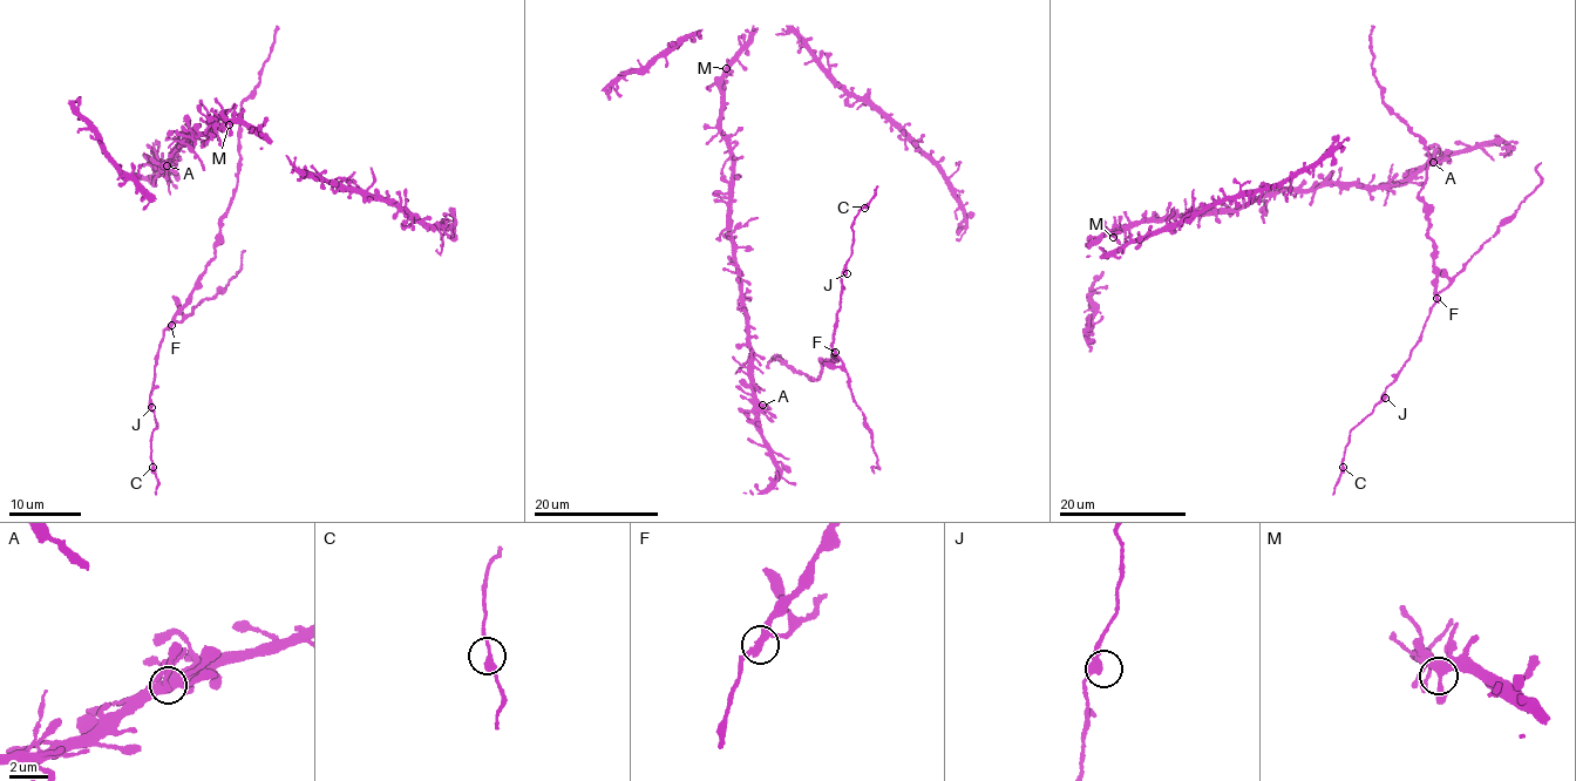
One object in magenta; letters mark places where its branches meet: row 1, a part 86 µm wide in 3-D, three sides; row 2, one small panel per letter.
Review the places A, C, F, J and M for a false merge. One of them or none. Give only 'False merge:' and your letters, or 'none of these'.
False merge: F

